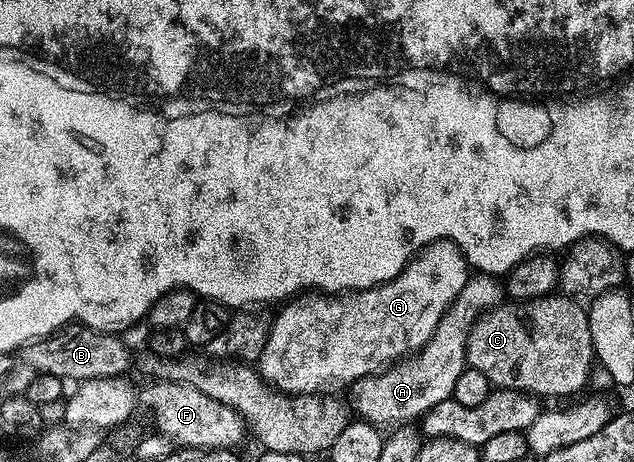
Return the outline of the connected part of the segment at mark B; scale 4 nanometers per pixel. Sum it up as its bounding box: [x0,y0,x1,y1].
[22,326,130,382]

